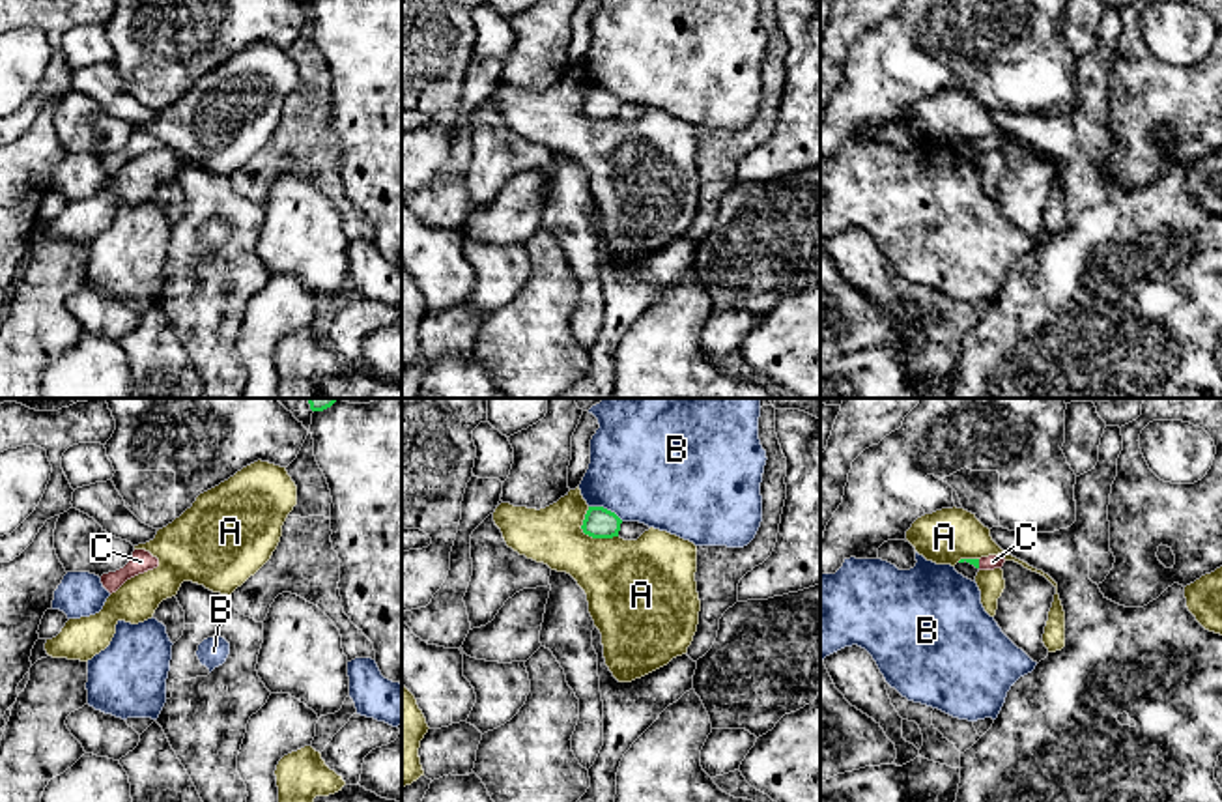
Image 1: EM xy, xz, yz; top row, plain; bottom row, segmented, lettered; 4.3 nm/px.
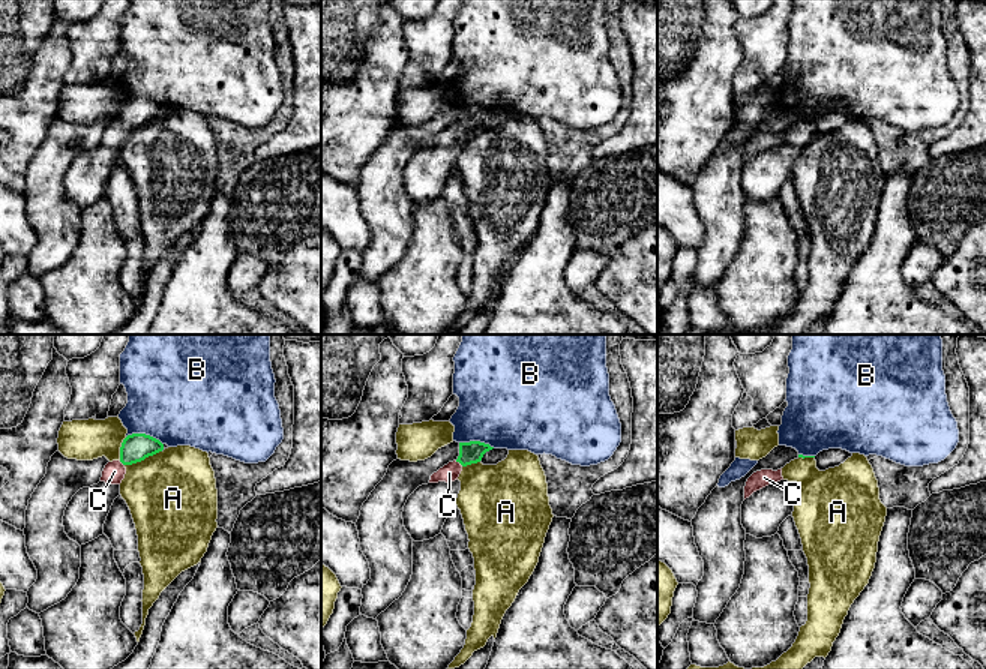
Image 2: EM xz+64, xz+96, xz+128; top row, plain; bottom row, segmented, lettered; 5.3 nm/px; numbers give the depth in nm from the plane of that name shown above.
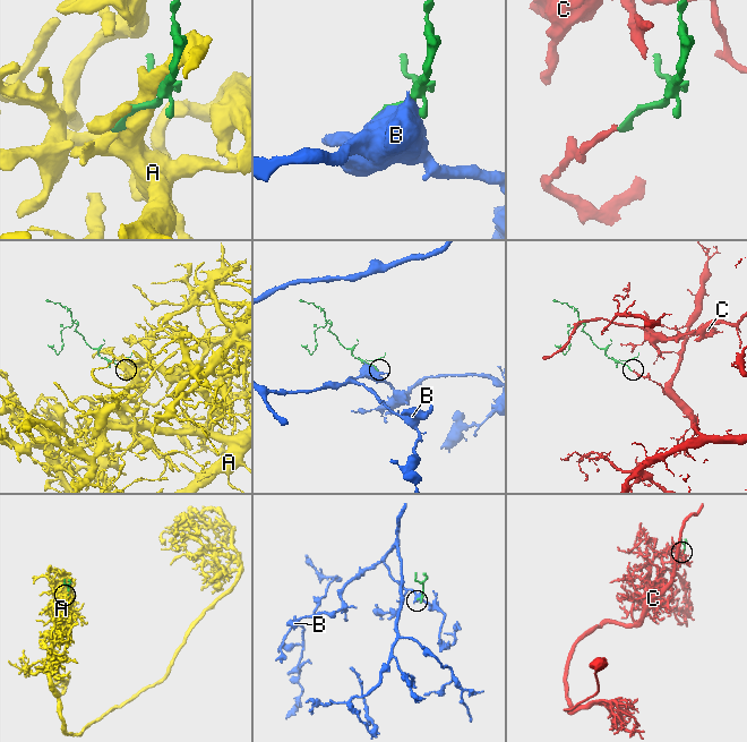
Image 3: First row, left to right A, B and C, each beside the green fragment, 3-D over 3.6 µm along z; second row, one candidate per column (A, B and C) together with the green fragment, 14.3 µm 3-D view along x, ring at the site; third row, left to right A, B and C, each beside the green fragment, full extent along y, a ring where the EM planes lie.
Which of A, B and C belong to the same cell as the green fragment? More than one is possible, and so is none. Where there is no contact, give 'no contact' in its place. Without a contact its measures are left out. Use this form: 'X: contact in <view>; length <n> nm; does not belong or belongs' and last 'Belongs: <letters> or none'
A: contact in xz; length 190 nm; does not belong
B: contact in xz; length 170 nm; does not belong
C: contact in yz; length 40 nm; belongs
Belongs: C

